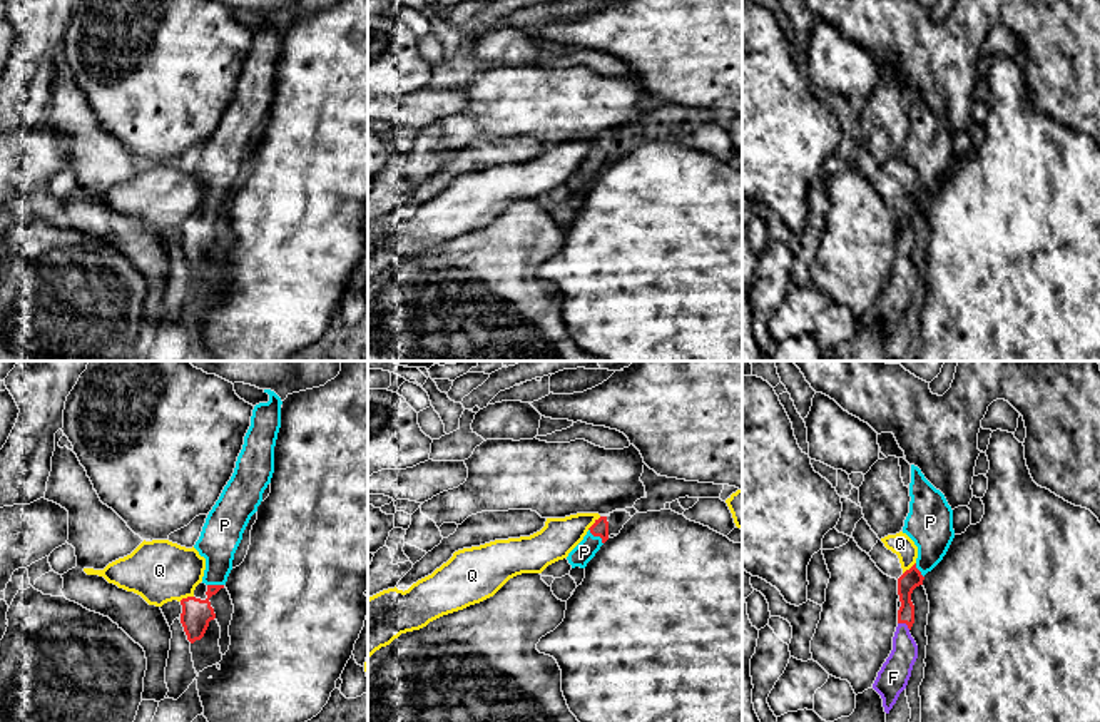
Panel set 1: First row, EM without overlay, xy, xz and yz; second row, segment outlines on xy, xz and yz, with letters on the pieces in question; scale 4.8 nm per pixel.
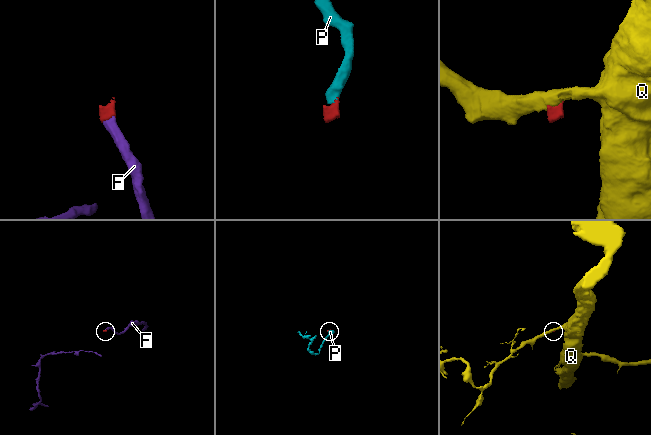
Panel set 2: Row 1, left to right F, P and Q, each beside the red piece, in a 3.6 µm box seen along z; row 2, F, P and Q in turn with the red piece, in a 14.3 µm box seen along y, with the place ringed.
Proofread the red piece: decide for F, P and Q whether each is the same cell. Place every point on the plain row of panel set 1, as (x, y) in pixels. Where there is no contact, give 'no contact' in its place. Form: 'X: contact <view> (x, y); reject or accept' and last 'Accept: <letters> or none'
F: contact yz (905, 248); accept
P: contact xz (597, 161); accept
Q: contact xz (595, 147); reject
Accept: F, P

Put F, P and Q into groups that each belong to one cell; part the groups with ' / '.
F P / Q

